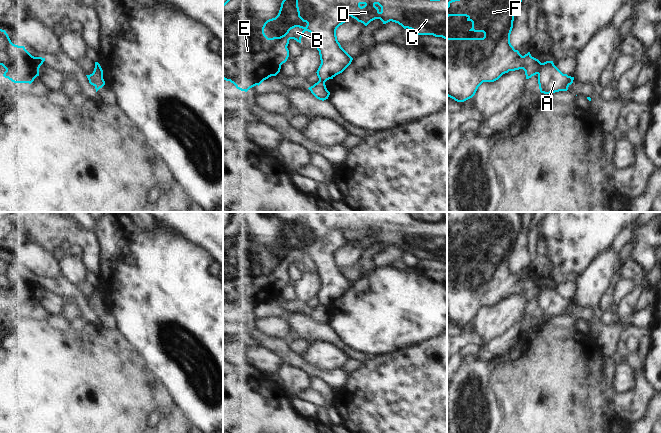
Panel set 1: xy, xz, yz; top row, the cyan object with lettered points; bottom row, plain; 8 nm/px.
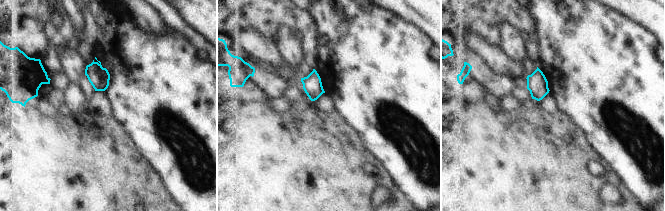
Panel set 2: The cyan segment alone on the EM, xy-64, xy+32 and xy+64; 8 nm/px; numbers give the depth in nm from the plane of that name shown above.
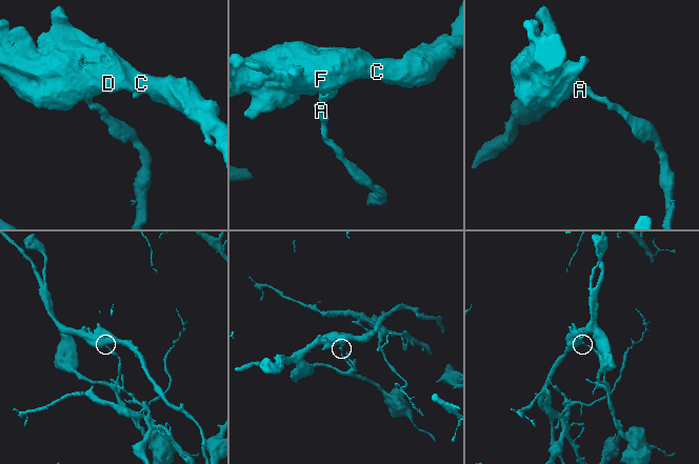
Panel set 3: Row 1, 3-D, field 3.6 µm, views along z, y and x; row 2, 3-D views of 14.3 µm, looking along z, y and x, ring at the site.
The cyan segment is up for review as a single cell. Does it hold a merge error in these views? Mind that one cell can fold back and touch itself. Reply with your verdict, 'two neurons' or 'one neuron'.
two neurons

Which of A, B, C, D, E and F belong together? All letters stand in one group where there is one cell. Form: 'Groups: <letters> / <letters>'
Groups: A / B C D E F

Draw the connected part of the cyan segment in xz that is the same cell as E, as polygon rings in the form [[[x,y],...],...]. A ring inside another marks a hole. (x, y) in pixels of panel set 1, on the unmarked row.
[[[232,212],[228,224],[223,228],[223,303],[233,307],[237,313],[247,316],[260,309],[271,300],[276,300],[289,281],[287,272],[290,263],[301,267],[305,255],[311,257],[317,268],[321,288],[317,294],[319,305],[326,306],[342,297],[353,282],[341,271],[337,264],[336,254],[349,241],[367,250],[371,245],[380,243],[383,248],[390,245],[408,252],[418,259],[433,259],[447,264],[447,219],[431,223],[415,218],[410,212]],[[288,222],[296,224],[298,241],[306,246],[305,251],[294,249],[280,261],[268,262],[264,257],[266,248],[276,244]]]

